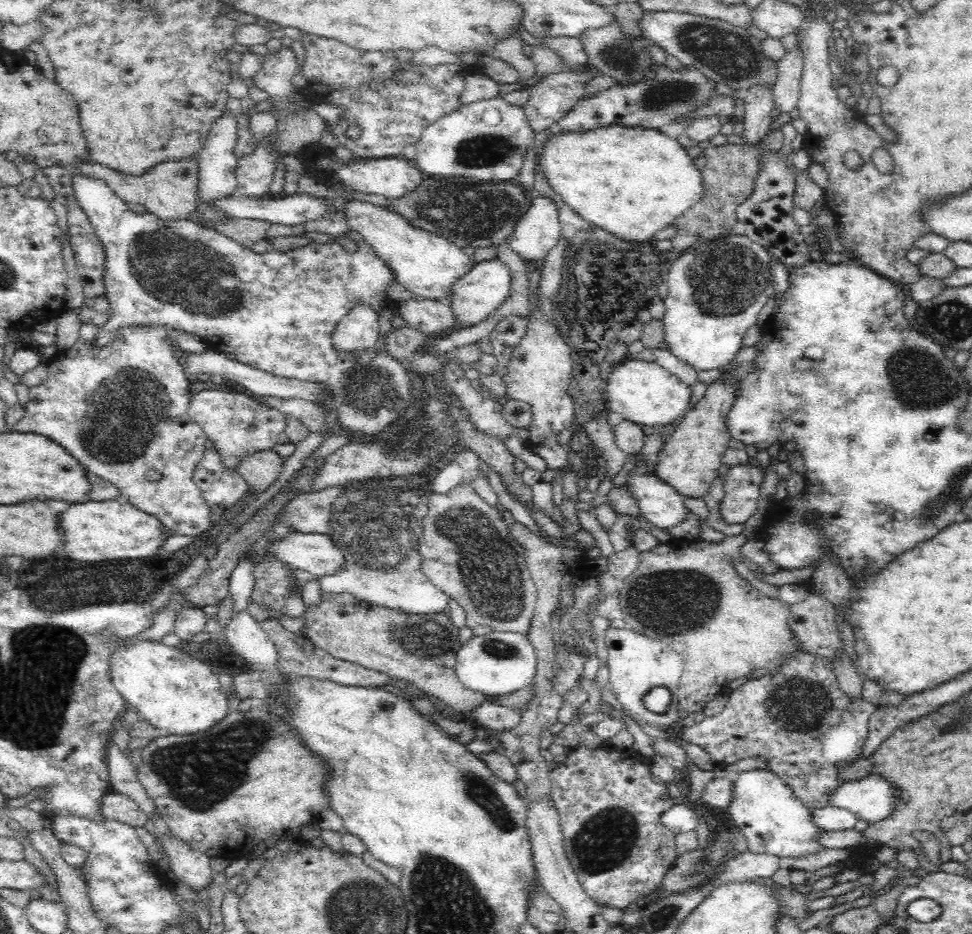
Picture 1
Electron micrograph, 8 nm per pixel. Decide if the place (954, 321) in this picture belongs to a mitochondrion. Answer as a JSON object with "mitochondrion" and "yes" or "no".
{"mitochondrion":"yes"}

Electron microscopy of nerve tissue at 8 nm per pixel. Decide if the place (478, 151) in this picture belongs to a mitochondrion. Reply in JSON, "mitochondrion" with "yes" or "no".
{"mitochondrion":"yes"}

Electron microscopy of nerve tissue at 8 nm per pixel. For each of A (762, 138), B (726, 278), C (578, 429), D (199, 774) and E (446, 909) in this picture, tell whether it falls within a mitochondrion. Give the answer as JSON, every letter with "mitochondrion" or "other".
{"A":"other","B":"mitochondrion","C":"other","D":"mitochondrion","E":"mitochondrion"}

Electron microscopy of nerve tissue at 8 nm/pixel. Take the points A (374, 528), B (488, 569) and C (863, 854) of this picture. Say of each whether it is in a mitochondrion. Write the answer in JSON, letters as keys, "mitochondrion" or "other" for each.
{"A":"mitochondrion","B":"mitochondrion","C":"other"}

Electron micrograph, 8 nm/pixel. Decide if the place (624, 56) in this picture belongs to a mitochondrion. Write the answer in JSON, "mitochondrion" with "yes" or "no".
{"mitochondrion":"yes"}

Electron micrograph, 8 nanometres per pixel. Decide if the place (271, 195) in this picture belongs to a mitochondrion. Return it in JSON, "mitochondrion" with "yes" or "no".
{"mitochondrion":"no"}

